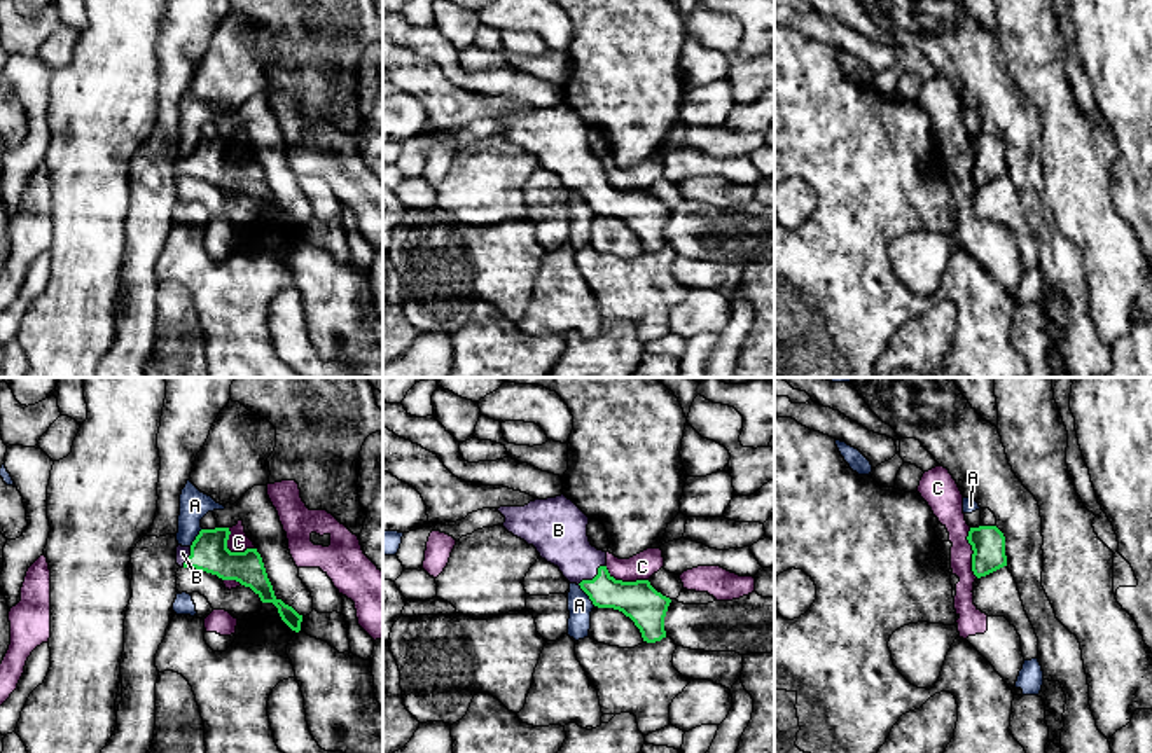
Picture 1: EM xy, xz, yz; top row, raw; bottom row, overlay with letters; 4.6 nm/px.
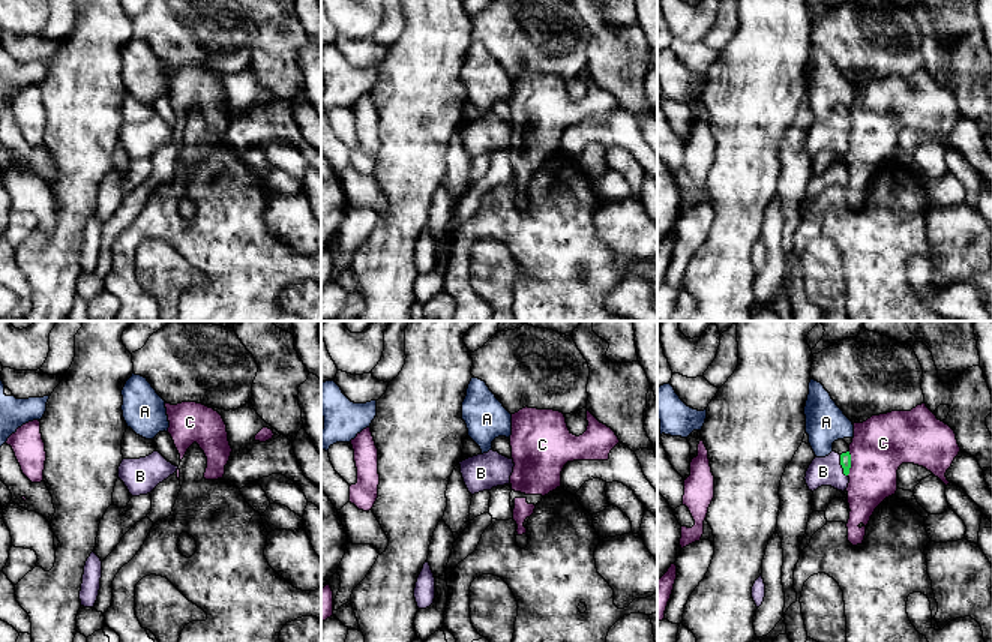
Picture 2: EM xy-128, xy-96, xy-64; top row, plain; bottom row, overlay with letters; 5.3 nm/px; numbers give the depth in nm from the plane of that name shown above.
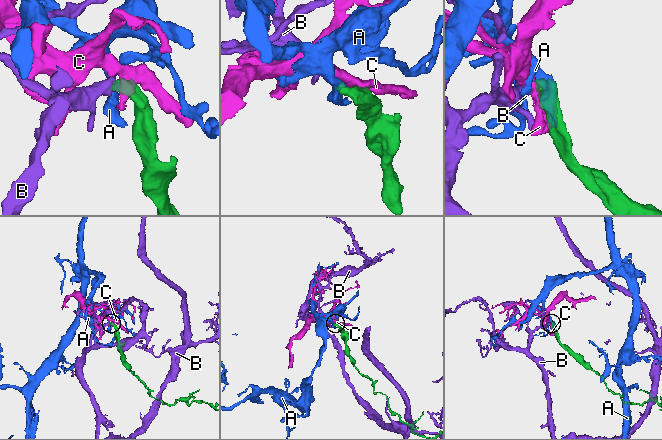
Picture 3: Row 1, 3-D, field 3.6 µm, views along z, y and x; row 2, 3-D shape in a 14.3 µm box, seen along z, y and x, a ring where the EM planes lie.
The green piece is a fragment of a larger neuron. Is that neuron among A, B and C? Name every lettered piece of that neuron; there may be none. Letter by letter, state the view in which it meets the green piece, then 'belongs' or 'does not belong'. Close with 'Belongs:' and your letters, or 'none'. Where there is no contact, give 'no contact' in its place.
A: xz | does not belong
B: xz | belongs
C: yz | does not belong
Belongs: B

